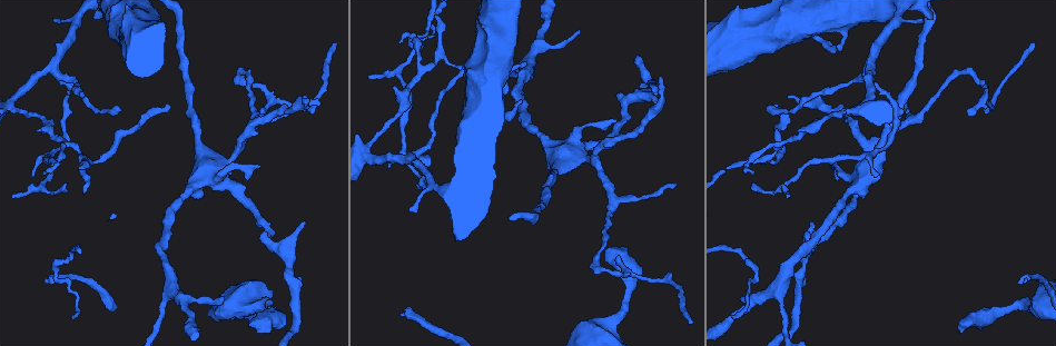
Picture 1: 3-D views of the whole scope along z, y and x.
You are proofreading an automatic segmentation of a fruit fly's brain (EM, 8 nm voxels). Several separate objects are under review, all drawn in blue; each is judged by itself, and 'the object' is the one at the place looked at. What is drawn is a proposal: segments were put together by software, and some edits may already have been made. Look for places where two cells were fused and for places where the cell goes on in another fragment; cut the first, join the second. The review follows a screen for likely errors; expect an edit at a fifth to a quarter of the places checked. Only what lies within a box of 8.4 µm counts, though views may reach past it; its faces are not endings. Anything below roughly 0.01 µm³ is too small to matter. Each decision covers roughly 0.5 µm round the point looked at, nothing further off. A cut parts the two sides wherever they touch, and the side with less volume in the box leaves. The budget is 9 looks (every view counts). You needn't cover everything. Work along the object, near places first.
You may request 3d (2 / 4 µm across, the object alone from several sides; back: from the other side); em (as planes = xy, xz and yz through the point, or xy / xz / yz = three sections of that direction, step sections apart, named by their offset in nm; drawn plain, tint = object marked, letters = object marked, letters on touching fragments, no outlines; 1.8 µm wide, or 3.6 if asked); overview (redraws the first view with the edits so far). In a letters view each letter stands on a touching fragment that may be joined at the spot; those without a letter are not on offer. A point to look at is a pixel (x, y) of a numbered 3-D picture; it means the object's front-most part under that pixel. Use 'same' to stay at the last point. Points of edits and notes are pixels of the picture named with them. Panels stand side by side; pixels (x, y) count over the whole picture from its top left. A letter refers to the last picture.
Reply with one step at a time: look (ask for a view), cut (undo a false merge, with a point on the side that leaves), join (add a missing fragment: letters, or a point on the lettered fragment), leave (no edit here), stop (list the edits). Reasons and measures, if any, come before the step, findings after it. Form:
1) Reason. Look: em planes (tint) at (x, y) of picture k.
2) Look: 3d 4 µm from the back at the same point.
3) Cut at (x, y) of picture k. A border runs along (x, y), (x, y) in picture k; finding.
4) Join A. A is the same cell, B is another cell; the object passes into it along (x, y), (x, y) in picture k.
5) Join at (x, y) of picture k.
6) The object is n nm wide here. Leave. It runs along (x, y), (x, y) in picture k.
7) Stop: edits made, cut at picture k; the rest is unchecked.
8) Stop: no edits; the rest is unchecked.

Thin end. Look: em xz step 16 (letters) at (767, 108) of picture 1.

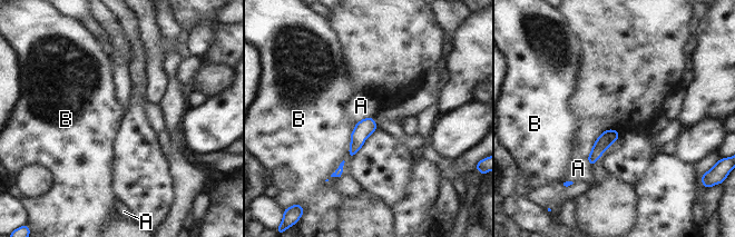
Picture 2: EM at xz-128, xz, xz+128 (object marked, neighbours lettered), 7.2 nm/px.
Leave. A and B are other cells; a border runs along (608, 128), (595, 141), (590, 166) in picture 2; no lettered fragment goes on from it.

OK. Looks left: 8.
Thin end. Look: em yz step 4 (letters) at (742, 299) of picture 1.

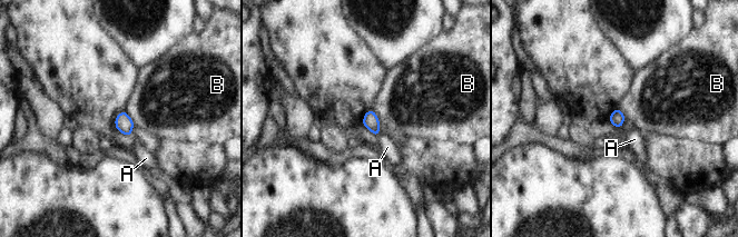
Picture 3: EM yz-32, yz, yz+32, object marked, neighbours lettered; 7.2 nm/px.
Cut it another way. Look: em planes (letters) at the same point.

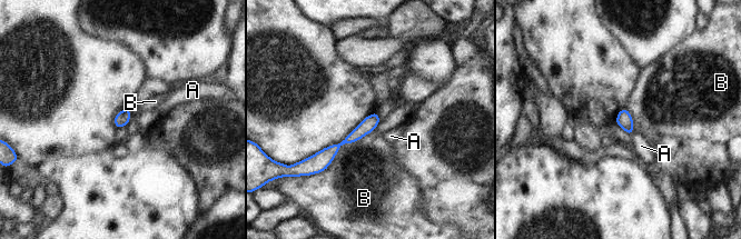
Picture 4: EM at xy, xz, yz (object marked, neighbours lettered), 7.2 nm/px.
The object is 100 nm wide here. Leave. A and B are other cells; a border runs along (372, 130), (345, 142), (316, 173) in picture 4; no lettered fragment goes on from it.

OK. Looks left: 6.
Thin end. Look: 3d 2 µm at (259, 166) of picture 1.

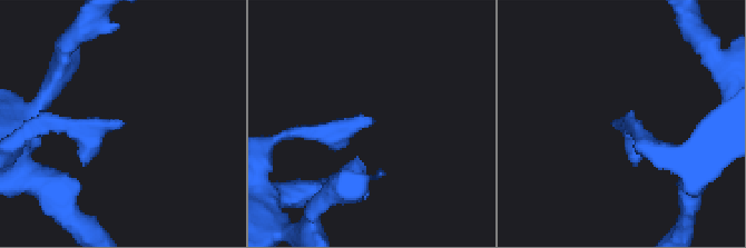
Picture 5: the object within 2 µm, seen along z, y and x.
Shape alone is not enough. Look: em xz step 8 (tint) at (373, 124) of picture 5.

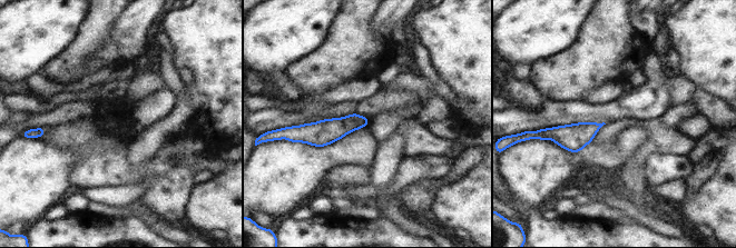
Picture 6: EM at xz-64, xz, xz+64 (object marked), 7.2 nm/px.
Look: em planes (letters) at the same point.

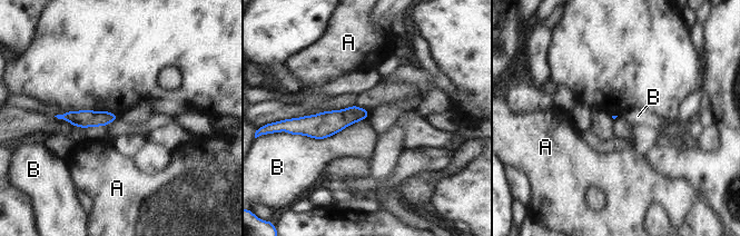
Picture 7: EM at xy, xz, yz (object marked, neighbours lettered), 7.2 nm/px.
Leave. A and B are other cells; it runs along (365, 114), (335, 121), (301, 121) in picture 7; no lettered fragment goes on from it.

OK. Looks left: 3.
Long arm stops here. Look: em 3.6 µm yz step 4 (letters) at (788, 95) of picture 1.

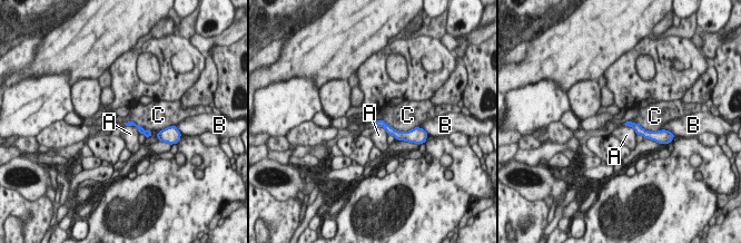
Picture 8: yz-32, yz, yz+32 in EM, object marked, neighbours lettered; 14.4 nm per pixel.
Leave. A, B and C are other cells; it runs along (375, 124), (383, 124), (401, 136) in picture 8; no lettered fragment goes on from it.

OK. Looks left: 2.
Stop: no edits; the rest is unchecked.

